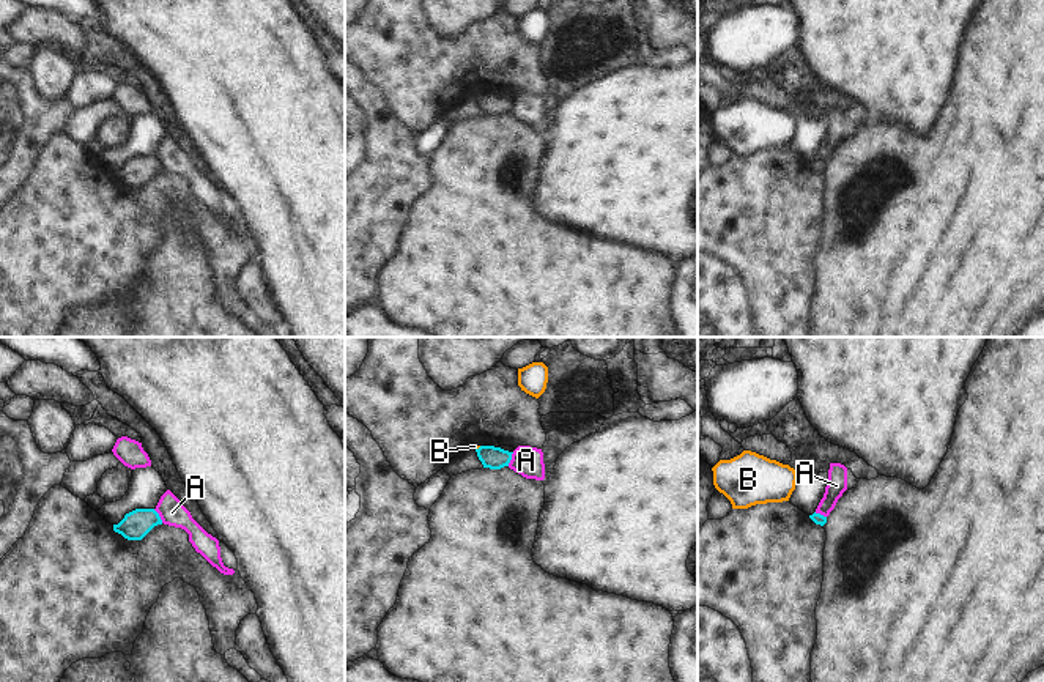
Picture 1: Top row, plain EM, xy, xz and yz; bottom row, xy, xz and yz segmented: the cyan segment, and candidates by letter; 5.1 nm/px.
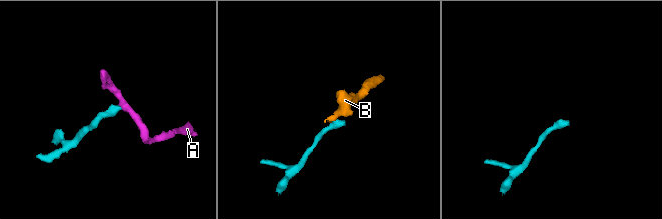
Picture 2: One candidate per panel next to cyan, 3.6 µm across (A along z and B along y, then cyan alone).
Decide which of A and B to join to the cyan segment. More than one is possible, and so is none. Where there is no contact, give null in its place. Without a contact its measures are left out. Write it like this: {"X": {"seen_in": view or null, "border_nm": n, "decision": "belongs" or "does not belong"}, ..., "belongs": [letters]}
{"A": {"seen_in": "xy", "border_nm": 90, "decision": "does not belong"}, "B": {"seen_in": "xz", "border_nm": 40, "decision": "does not belong"}, "belongs": []}

